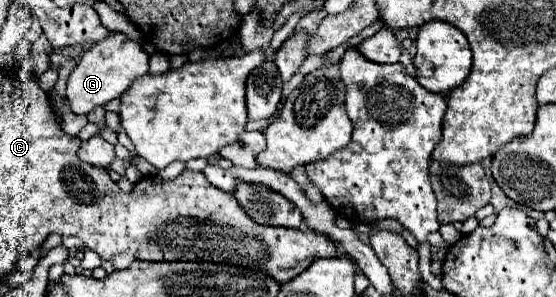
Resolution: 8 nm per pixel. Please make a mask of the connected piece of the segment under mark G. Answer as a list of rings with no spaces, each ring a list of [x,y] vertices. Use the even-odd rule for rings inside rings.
[[[114,32],[102,42],[96,42],[84,56],[78,60],[76,68],[70,72],[66,82],[66,100],[74,114],[88,114],[96,106],[104,106],[110,100],[122,96],[130,84],[148,72],[148,54],[142,46],[128,36]]]

